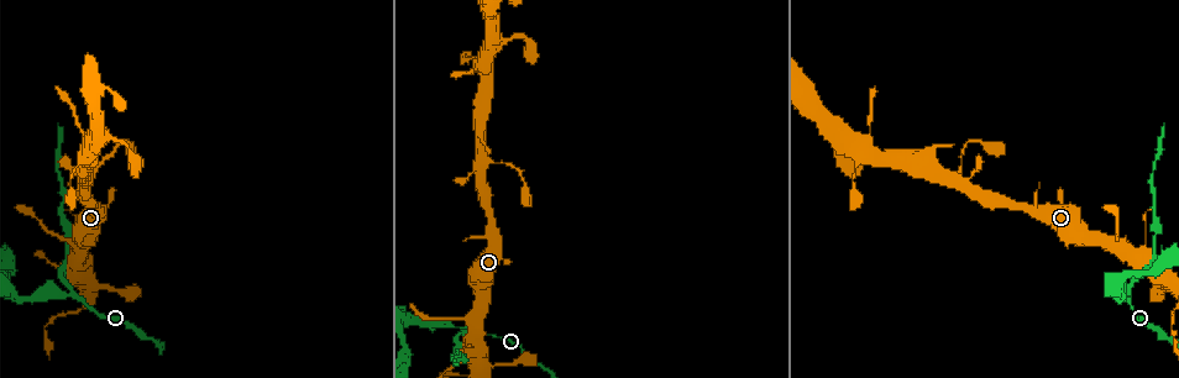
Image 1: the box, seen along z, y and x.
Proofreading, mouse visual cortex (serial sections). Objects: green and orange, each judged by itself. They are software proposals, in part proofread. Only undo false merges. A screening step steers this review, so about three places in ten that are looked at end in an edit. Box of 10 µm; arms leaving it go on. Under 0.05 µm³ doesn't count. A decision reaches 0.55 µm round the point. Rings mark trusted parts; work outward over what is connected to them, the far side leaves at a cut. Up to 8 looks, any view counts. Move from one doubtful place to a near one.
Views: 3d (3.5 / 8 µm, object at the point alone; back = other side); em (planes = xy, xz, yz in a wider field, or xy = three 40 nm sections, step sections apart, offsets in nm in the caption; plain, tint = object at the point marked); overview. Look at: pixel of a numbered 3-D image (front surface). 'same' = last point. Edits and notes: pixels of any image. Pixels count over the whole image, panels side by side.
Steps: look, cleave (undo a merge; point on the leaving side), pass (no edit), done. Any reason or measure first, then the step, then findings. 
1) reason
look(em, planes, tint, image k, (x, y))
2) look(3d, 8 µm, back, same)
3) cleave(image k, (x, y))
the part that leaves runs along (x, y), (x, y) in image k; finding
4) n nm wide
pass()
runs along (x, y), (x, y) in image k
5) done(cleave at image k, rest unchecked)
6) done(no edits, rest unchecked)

calibre changes
look(3d, 3.5 µm, back, image 1, (1131, 292))

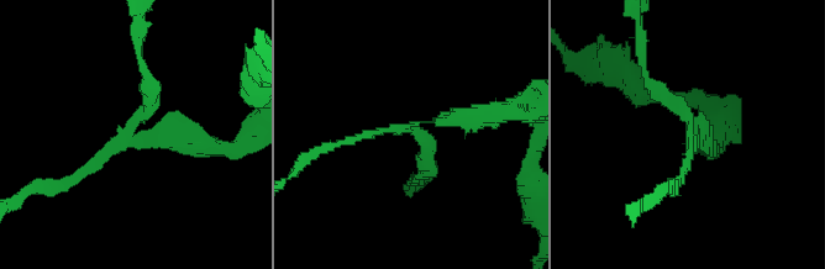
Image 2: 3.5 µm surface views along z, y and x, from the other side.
need the tissue
look(em, xy, step 5, tint, image 2, (123, 137))

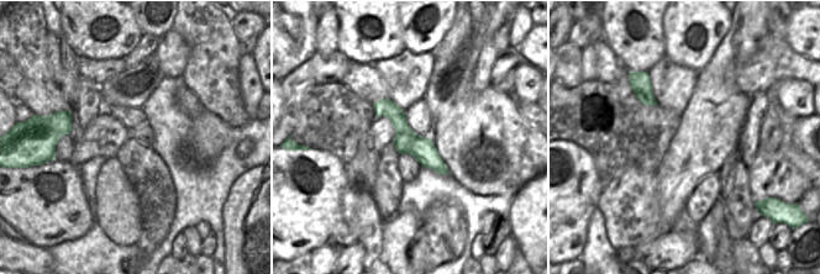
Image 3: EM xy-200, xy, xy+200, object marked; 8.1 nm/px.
200 nm wide
cleave(image 2, (422, 156))
the part that leaves runs along (410, 131), (426, 141), (414, 182) in image 2; a second cell is stuck on

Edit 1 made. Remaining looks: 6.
redraw
look(overview)

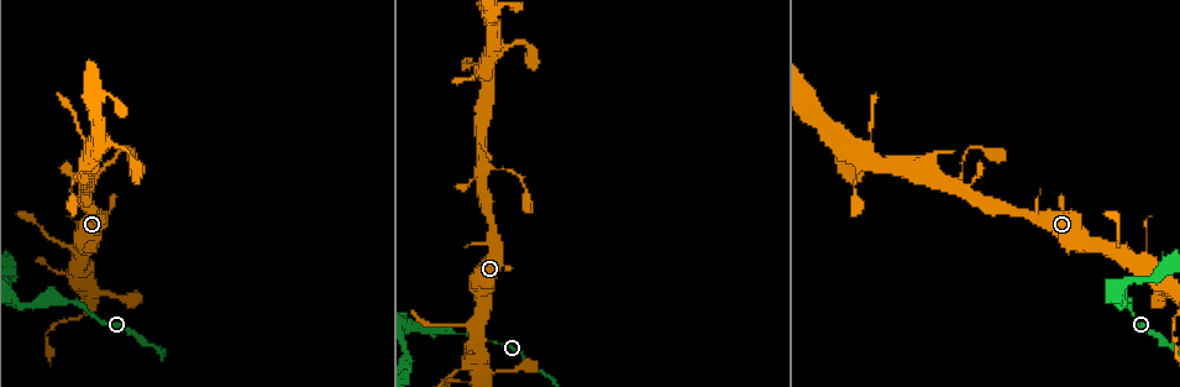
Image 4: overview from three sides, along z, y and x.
look(3d, 3.5 µm, image 4, (961, 184))

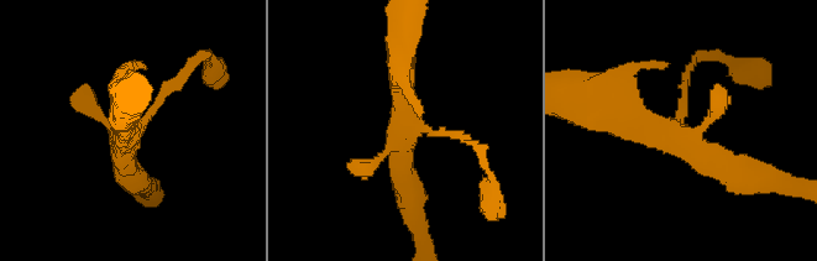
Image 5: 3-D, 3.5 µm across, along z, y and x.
shape alone is not enough
look(em, planes, tint, image 5, (402, 124))

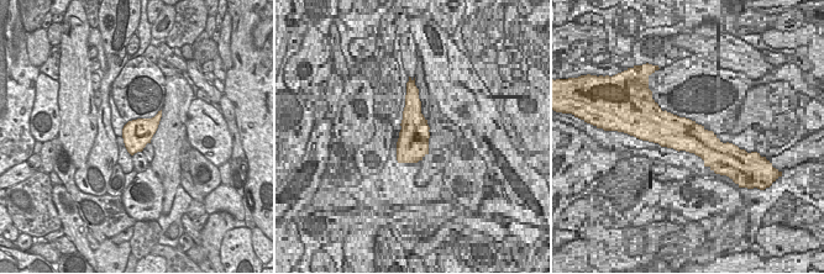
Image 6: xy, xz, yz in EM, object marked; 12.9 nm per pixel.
380 nm wide
pass()
runs along (743, 176), (603, 95) in image 5; all the same cell

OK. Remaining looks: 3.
a narrow waist
look(3d, 8 µm, image 4, (527, 41))

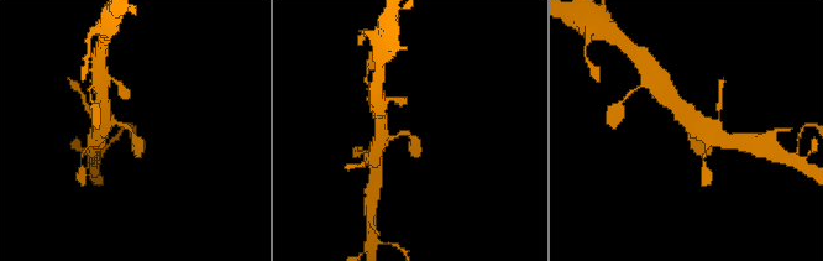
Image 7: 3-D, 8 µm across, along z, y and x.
now the EM
look(em, xy, step 1, tint, same)

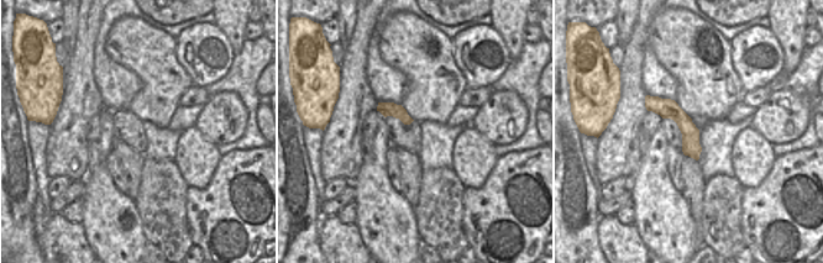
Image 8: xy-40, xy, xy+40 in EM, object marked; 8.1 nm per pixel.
pass()
runs along (104, 126), (124, 124), (140, 150) in image 7; continuous, no second cell

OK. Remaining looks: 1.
done(cleave at image 2, rest unchecked)

